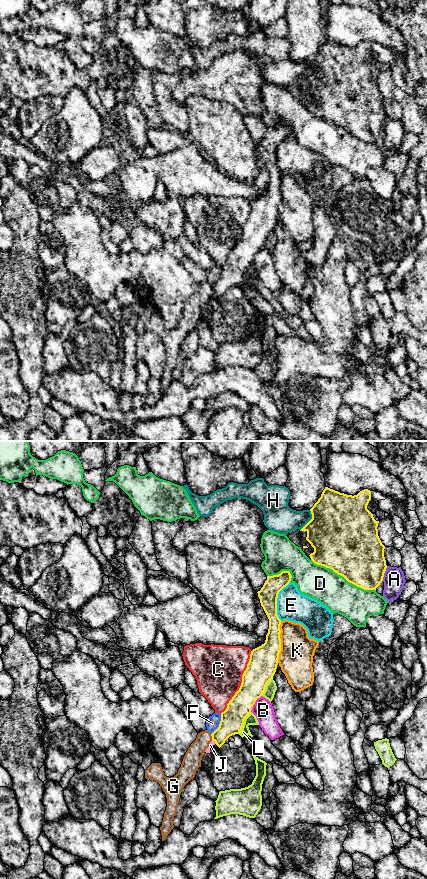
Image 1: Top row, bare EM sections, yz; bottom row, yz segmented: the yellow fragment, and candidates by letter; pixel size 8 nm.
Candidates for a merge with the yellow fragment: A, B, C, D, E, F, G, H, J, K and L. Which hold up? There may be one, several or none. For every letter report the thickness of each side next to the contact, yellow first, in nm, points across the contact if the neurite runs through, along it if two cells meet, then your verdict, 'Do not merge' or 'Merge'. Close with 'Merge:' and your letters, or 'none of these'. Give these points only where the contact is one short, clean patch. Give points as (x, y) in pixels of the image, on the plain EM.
A: Thickness 420 nm (yellow) against 170 nm. Do not merge
B: Thickness 220 nm (yellow) against 160 nm. Boundary: yz (261, 247), (250, 263). Do not merge
C: Thickness 240 nm (yellow) against 400 nm. Do not merge
D: Thickness 480 nm (yellow) against 280 nm. Do not merge
E: Thickness 150 nm (yellow) against 240 nm. Do not merge
F: Thickness 190 nm (yellow) against 110 nm. Boundary: yz (221, 266), (219, 278), (211, 286). Do not merge
G: Thickness 190 nm (yellow) against 140 nm. Boundary: yz (210, 286), (212, 291). Do not merge
H: Thickness 500 nm (yellow) against 220 nm. Do not merge
J: Thickness 190 nm (yellow) against 40 nm. Path across: yz (232, 271), (232, 274), (214, 292), (212, 294). Merge
K: Thickness 240 nm (yellow) against 280 nm. Boundary: yz (281, 173), (278, 214). Do not merge
L: Thickness 190 nm (yellow) against 90 nm. Do not merge
Merge: J

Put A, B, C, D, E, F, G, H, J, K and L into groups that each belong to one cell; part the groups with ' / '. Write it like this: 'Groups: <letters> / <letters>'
Groups: A / B / C / D / E / F G / H / J / K / L

